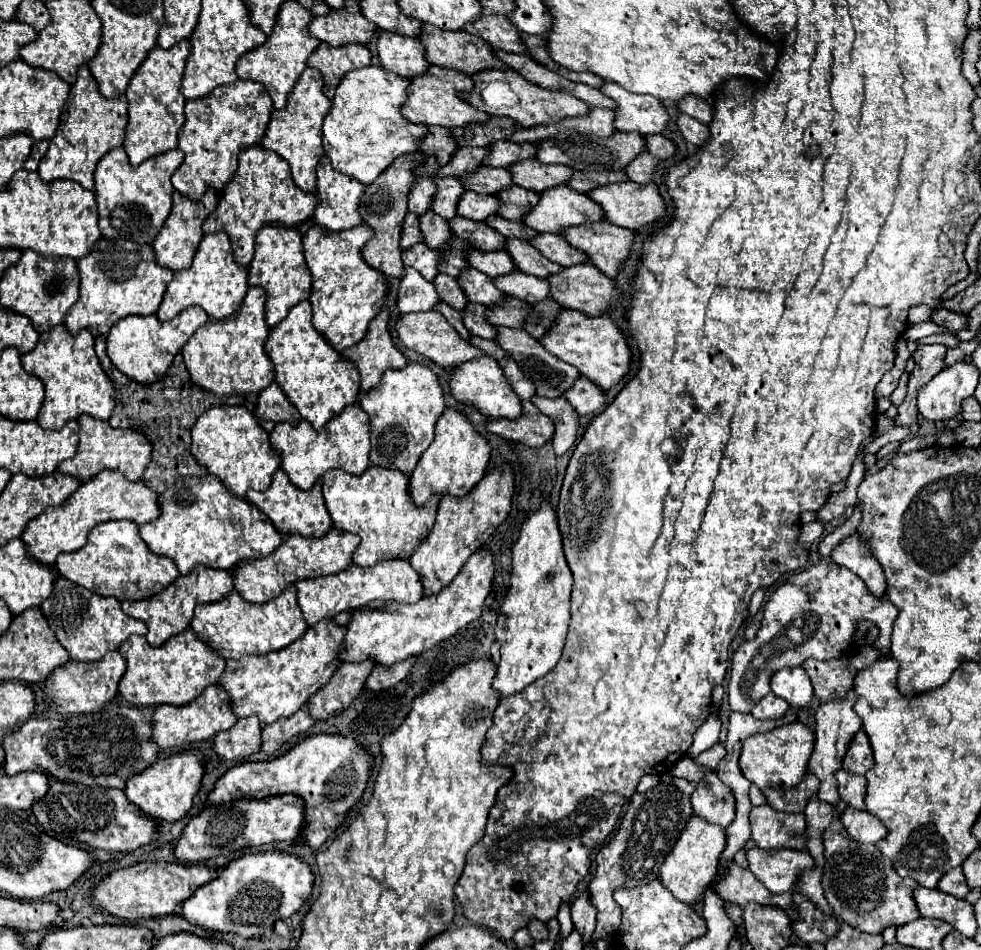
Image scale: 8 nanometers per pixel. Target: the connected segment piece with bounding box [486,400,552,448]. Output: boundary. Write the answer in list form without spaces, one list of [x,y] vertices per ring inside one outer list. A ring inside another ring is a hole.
[[[528,400],[522,402],[522,414],[520,418],[508,420],[490,420],[486,424],[486,430],[512,442],[526,444],[530,448],[544,446],[552,438],[552,420],[536,410],[536,406]]]

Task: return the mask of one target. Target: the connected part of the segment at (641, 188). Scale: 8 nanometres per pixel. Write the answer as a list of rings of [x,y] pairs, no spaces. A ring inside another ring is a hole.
[[[626,180],[626,182],[618,182],[618,184],[606,184],[606,186],[598,186],[590,192],[586,192],[586,196],[602,208],[606,222],[622,226],[622,228],[630,228],[630,230],[638,230],[642,226],[656,222],[664,214],[664,208],[666,208],[656,184],[652,184],[652,182],[636,184],[636,182]]]

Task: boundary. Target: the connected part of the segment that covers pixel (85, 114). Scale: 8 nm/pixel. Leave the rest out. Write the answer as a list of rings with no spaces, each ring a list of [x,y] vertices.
[[[80,66],[78,70],[78,80],[70,88],[70,106],[68,114],[56,130],[56,136],[50,140],[48,152],[40,162],[38,174],[44,182],[52,182],[58,178],[66,180],[76,180],[80,186],[94,190],[94,168],[98,160],[110,152],[112,148],[122,146],[124,142],[124,132],[126,132],[126,96],[106,100],[98,92],[98,84],[92,78],[88,66]]]

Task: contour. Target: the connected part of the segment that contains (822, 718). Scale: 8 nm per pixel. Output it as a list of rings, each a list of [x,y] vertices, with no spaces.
[[[848,690],[844,698],[832,698],[828,702],[822,702],[820,708],[816,710],[816,730],[814,730],[816,742],[814,742],[814,752],[810,756],[810,772],[820,778],[818,798],[824,802],[830,802],[834,806],[840,800],[838,790],[836,790],[838,782],[834,778],[834,772],[842,768],[842,758],[848,750],[848,744],[854,738],[854,734],[862,728],[862,718],[852,708],[854,702],[856,702],[856,692]]]

